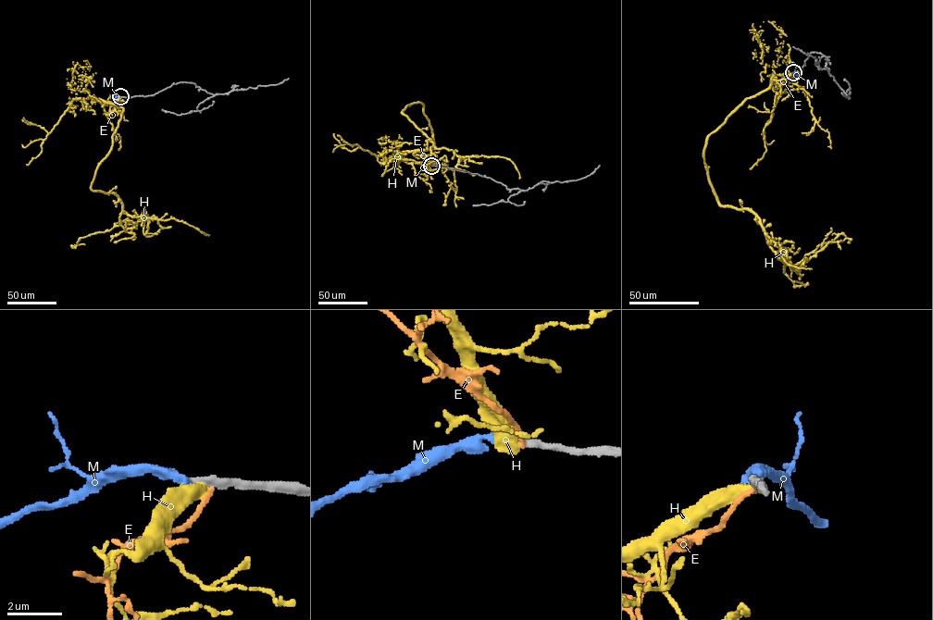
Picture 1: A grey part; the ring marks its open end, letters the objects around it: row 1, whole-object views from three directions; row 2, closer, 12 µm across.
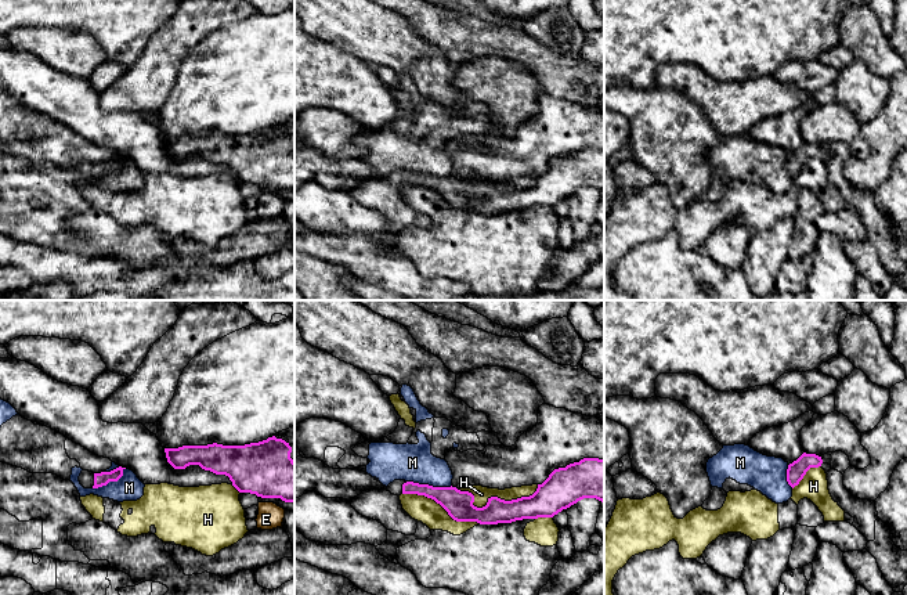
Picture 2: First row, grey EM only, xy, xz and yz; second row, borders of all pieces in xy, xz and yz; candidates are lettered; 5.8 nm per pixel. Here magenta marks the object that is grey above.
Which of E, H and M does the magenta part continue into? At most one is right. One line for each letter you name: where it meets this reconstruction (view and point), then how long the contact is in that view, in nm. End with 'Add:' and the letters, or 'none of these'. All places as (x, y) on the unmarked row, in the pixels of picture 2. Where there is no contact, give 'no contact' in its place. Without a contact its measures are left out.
Add: none of these

